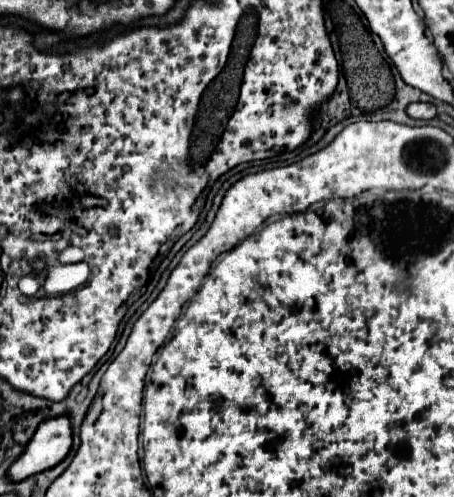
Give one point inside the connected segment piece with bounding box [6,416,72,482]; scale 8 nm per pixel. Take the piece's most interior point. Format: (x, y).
(49, 446)

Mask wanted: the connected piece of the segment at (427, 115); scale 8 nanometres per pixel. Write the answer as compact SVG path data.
M416 102L408 106L408 116L414 120L432 120L436 116L436 106L434 104L424 104Z

